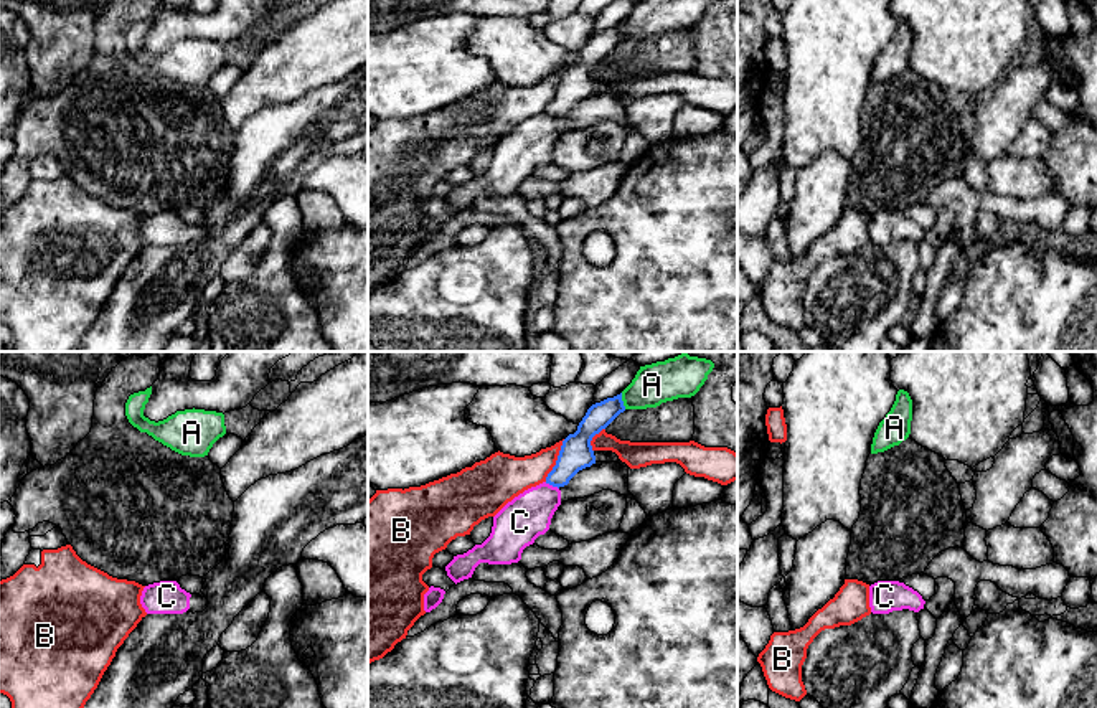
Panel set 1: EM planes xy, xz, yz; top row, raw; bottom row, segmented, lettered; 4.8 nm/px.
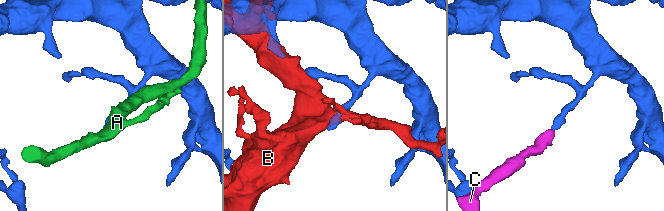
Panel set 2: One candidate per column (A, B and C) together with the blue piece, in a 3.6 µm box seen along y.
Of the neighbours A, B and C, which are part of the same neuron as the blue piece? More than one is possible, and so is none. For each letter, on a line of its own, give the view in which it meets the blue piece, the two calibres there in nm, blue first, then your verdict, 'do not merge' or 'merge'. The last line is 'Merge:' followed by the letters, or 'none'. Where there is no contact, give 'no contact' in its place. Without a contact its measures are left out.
A: meets blue in xz; 120 nm thick on the blue side, 180 nm on the other; do not merge
B: meets blue in xz; 160 nm thick on the blue side, 200 nm on the other; do not merge
C: meets blue in xz; 160 nm thick on the blue side, 220 nm on the other; do not merge
Merge: none

